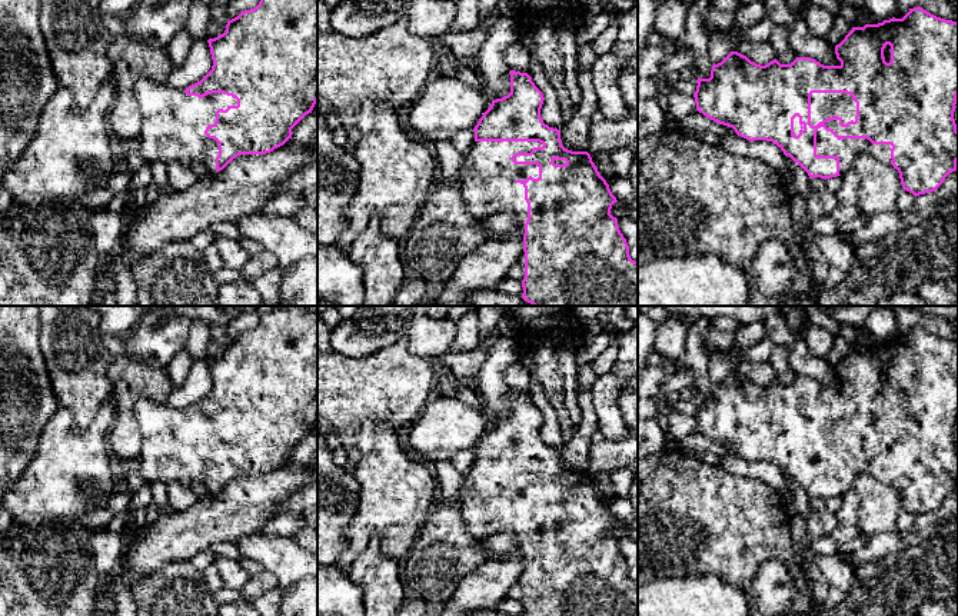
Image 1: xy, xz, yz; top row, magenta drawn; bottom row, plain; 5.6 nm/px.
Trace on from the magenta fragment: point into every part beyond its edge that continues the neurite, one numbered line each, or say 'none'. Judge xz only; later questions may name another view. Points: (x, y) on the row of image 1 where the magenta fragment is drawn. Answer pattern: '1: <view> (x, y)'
1: xz (486, 179)

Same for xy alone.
1: xy (173, 123)

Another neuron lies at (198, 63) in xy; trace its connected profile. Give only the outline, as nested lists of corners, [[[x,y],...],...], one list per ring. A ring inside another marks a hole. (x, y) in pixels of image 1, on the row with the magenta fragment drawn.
[[[207,39],[194,40],[183,64],[172,71],[166,83],[176,89],[186,89],[200,81],[212,66]]]

